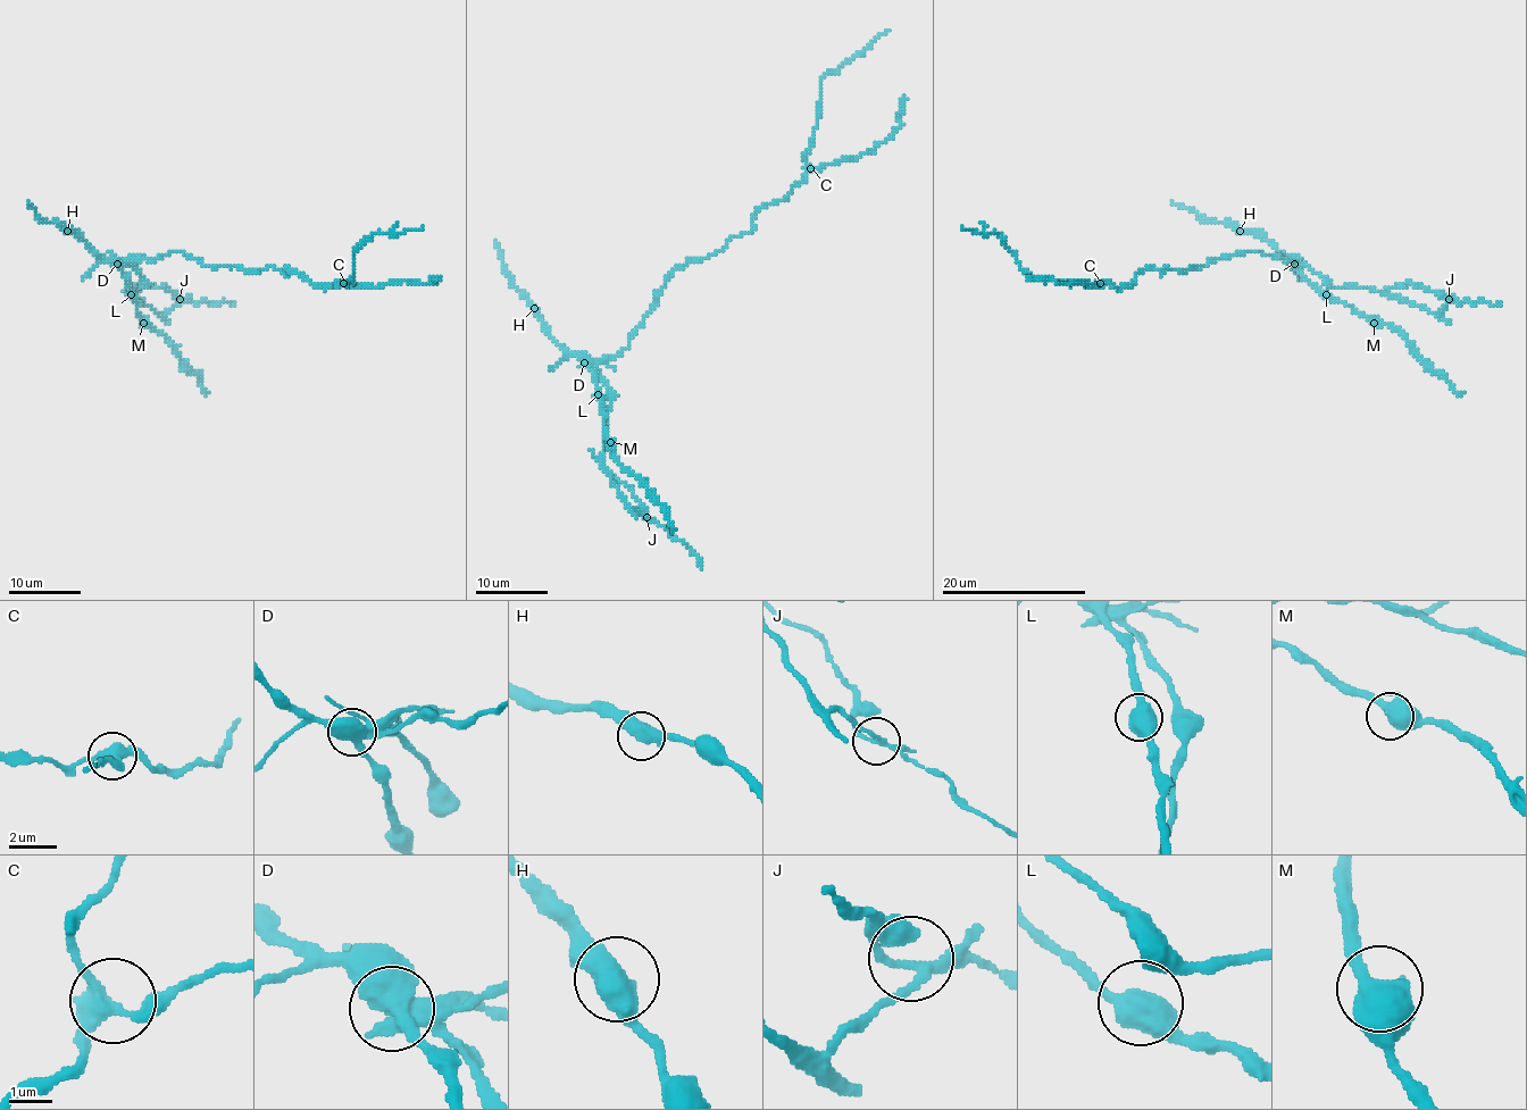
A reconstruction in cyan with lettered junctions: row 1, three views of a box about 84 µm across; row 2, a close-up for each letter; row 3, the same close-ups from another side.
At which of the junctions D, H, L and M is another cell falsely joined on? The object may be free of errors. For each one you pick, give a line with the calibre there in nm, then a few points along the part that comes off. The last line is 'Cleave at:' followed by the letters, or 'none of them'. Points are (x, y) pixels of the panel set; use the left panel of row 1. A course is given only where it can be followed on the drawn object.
D: 500 nm thick; foreign part runs (118, 263), (184, 252), (250, 272), (290, 268), (336, 286), (352, 280), (355, 252), (375, 234), (424, 225)
Cleave at: D

